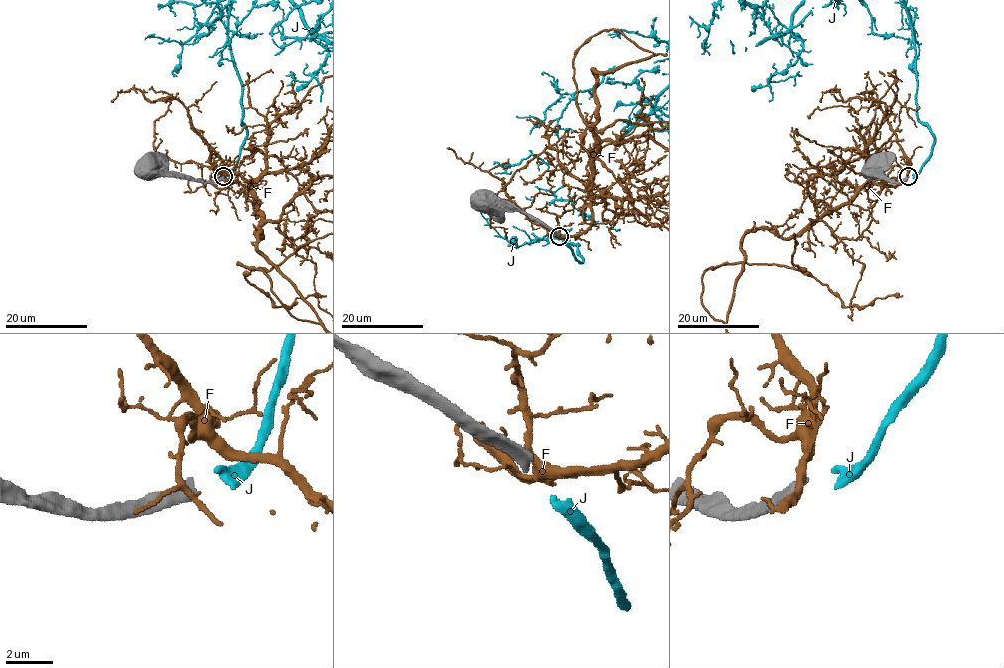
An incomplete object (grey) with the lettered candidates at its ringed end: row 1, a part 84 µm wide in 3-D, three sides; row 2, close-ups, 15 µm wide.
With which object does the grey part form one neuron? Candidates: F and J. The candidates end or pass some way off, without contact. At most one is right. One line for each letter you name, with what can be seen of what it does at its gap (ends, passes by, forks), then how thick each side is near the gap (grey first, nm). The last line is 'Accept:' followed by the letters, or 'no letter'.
J: It ends there. Thickness 400 nm (grey) against 360 nm
Accept: J

